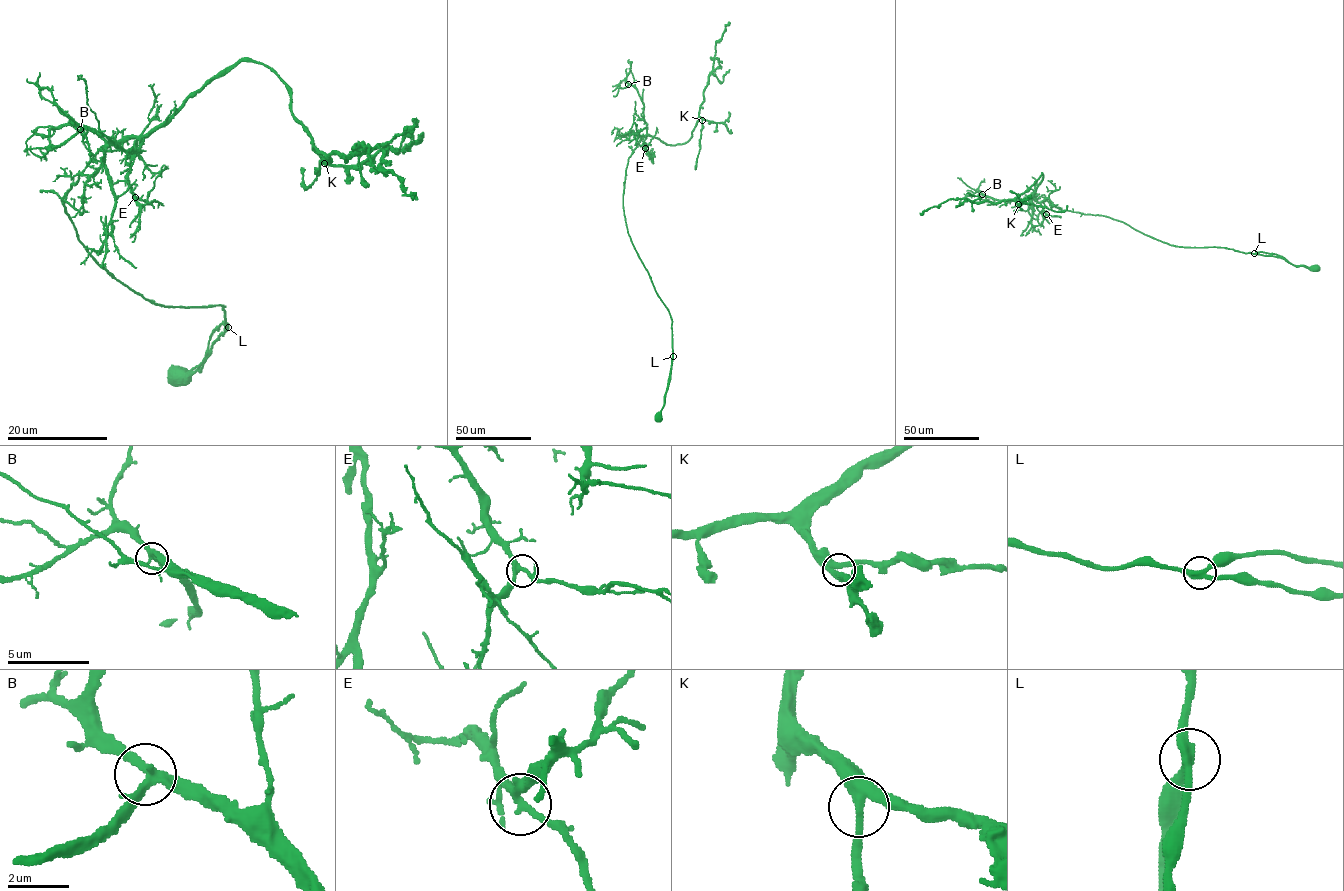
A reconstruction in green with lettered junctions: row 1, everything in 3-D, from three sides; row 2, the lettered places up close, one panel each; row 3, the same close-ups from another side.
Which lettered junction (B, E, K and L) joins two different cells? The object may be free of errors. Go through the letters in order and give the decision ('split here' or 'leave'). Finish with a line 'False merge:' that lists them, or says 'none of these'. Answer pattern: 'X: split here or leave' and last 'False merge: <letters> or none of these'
B: leave
E: leave
K: leave
L: split here
False merge: L

